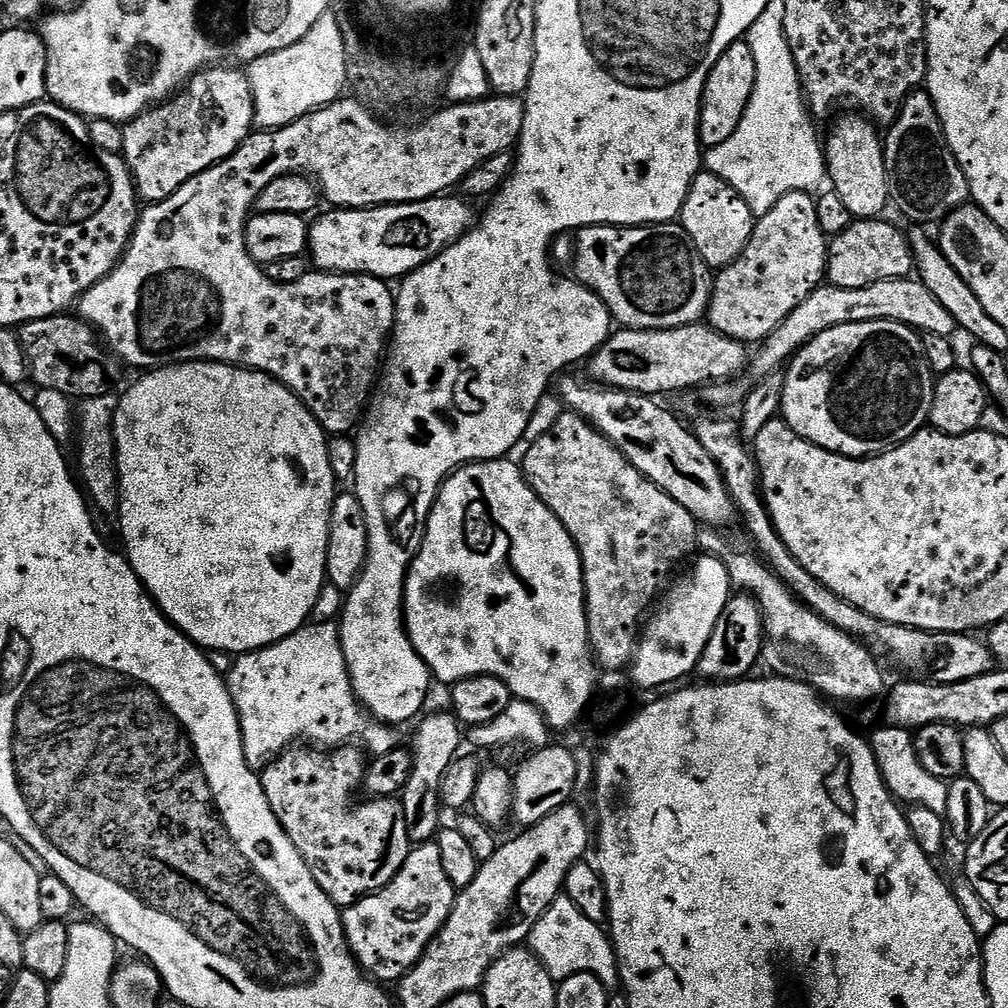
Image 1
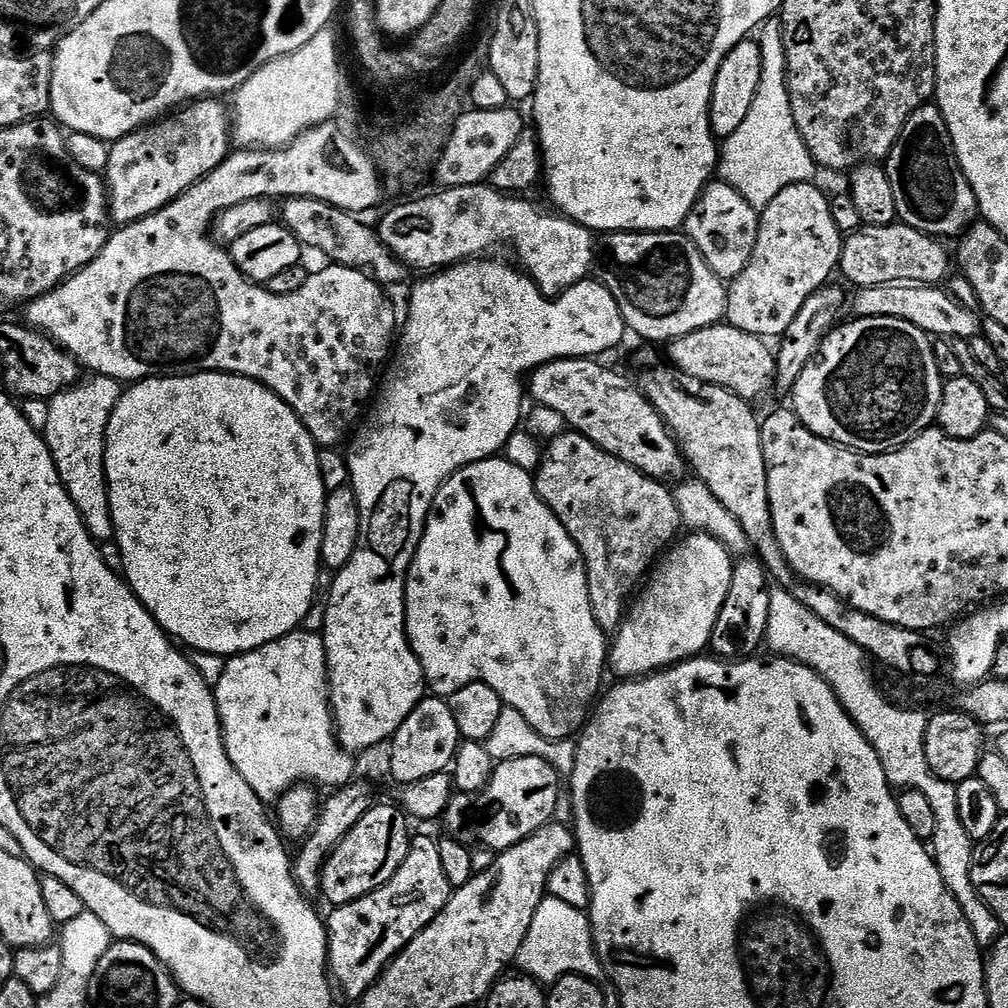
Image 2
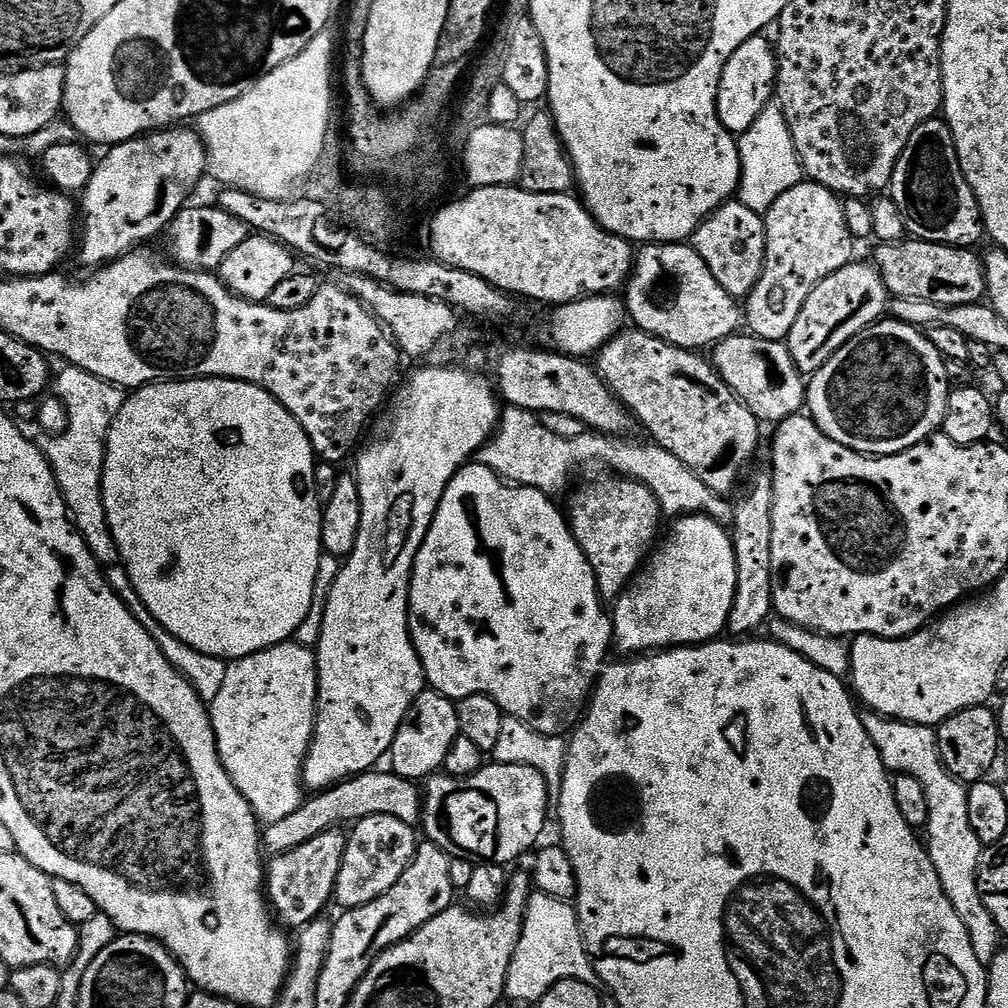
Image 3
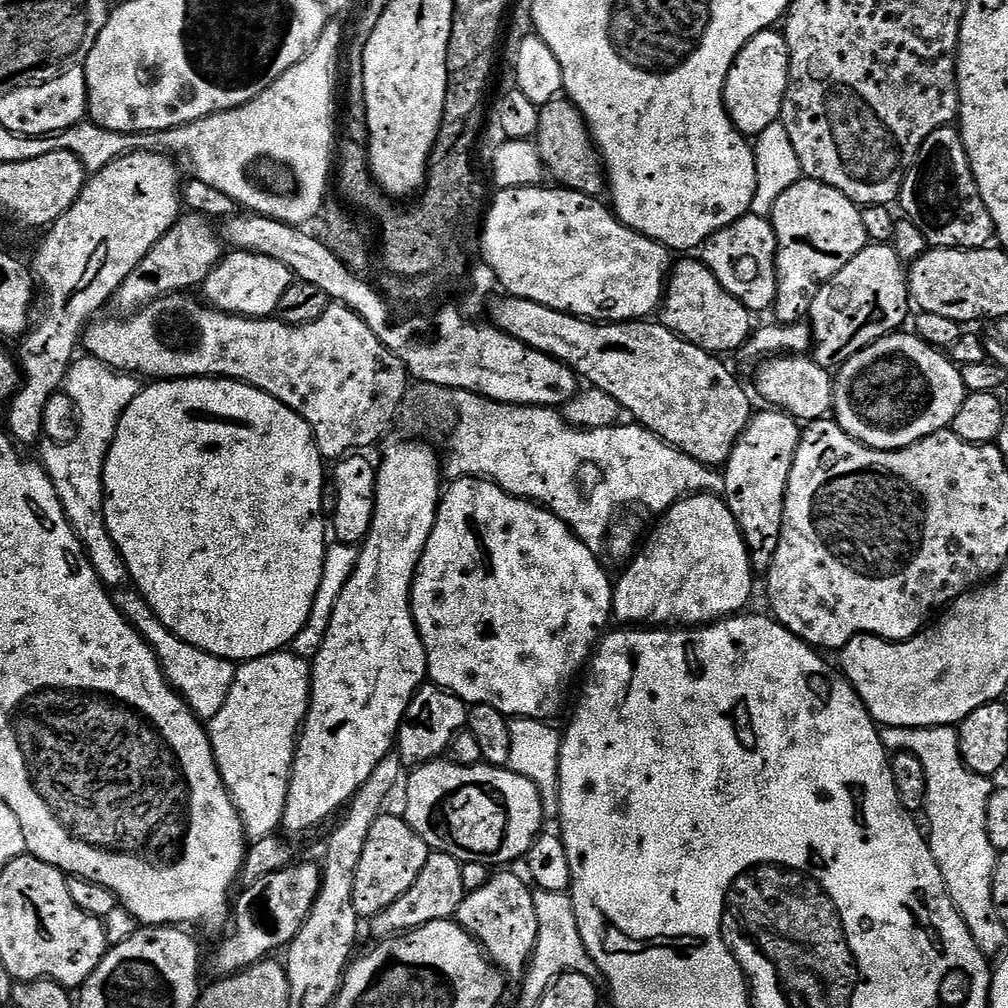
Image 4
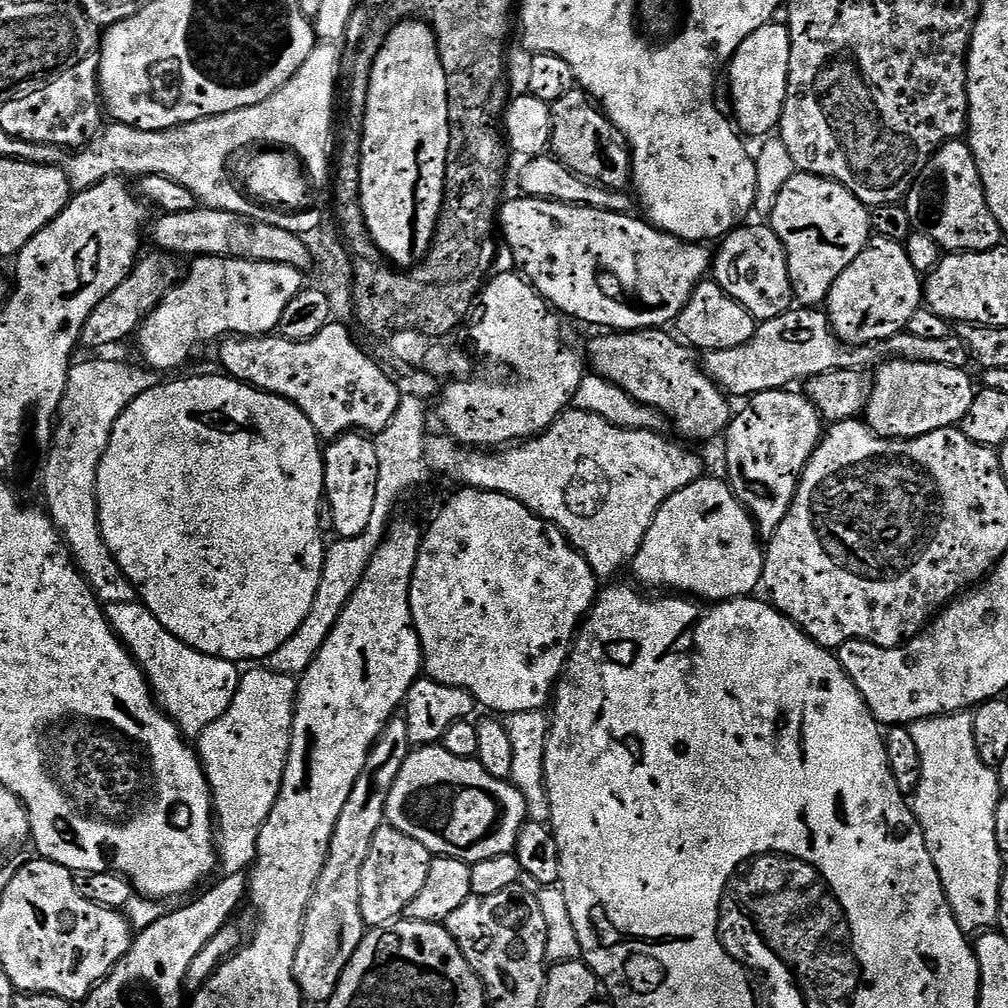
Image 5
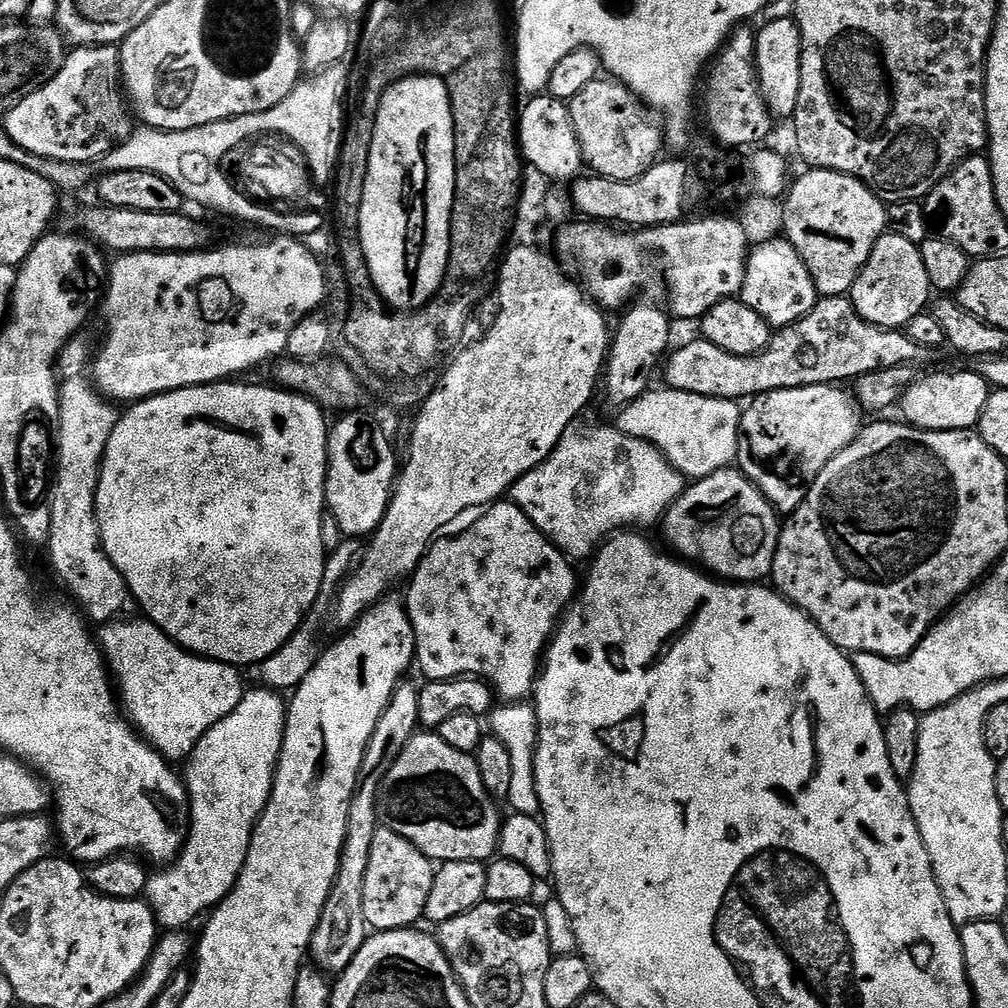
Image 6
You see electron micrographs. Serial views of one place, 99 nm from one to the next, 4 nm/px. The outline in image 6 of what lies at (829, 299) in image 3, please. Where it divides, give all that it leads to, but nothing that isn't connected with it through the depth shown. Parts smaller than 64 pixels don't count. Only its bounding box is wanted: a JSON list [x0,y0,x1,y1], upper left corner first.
[850,230,934,330]

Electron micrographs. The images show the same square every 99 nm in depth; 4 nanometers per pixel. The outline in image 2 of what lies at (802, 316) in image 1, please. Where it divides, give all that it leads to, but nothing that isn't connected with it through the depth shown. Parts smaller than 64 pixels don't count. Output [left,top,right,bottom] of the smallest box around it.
[850,282,982,341]

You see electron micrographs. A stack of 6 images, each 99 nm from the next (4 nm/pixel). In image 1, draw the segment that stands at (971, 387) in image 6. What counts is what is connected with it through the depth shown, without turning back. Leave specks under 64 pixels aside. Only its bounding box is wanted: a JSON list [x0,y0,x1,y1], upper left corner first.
[782,322,937,458]

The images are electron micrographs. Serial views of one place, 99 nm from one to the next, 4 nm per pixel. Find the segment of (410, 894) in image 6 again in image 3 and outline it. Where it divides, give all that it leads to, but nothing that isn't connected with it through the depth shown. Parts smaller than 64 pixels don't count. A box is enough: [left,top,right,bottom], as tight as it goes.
[335,816,418,910]

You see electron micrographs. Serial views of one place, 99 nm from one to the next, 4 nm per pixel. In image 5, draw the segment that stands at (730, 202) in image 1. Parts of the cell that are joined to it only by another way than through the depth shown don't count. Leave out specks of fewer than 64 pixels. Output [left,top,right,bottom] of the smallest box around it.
[714,223,794,322]

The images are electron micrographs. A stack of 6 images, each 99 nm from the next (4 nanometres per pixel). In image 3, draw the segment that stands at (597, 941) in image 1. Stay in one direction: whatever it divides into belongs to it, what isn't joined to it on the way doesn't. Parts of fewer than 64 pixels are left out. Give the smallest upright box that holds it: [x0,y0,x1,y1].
[504,890,600,1003]

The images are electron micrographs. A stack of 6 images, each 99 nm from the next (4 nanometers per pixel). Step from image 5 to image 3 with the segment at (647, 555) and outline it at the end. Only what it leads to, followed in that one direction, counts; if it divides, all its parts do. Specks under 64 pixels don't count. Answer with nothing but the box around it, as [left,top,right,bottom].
[610,514,738,654]

